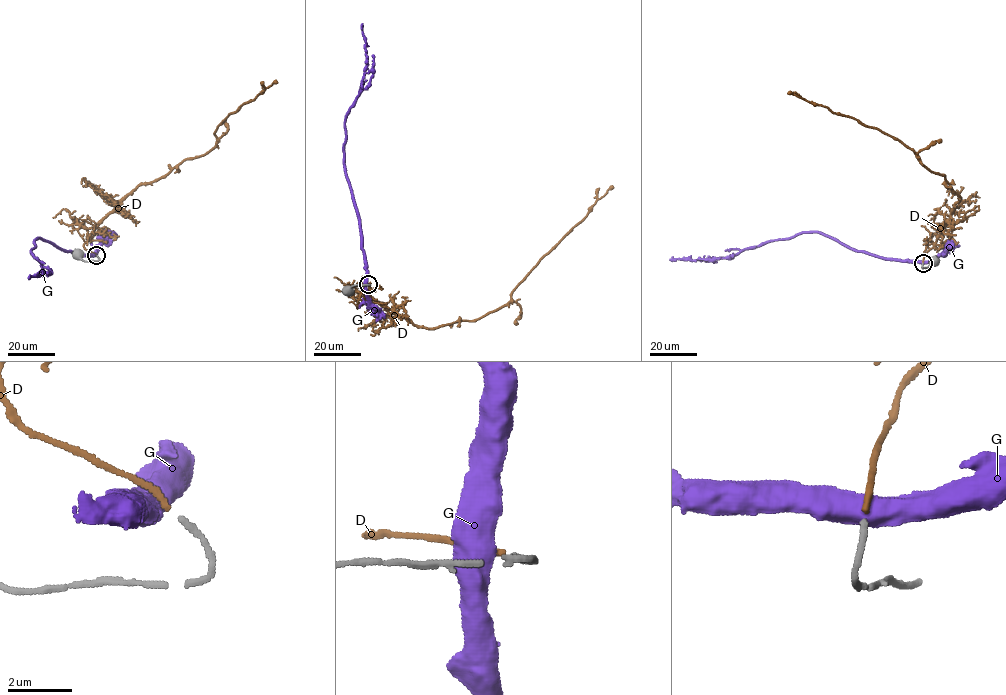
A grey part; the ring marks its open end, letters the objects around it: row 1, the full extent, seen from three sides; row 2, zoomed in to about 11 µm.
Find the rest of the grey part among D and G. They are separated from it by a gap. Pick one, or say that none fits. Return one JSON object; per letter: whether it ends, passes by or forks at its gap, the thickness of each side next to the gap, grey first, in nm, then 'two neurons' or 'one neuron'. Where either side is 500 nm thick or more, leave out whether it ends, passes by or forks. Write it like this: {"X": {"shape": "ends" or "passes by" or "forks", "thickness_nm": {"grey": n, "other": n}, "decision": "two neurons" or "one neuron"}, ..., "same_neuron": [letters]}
{"D": {"shape": "ends", "thickness_nm": {"grey": 190, "other": 190}, "decision": "one neuron"}, "G": {"thickness_nm": {"grey": 190, "other": 700}, "decision": "two neurons"}, "same_neuron": ["D"]}

